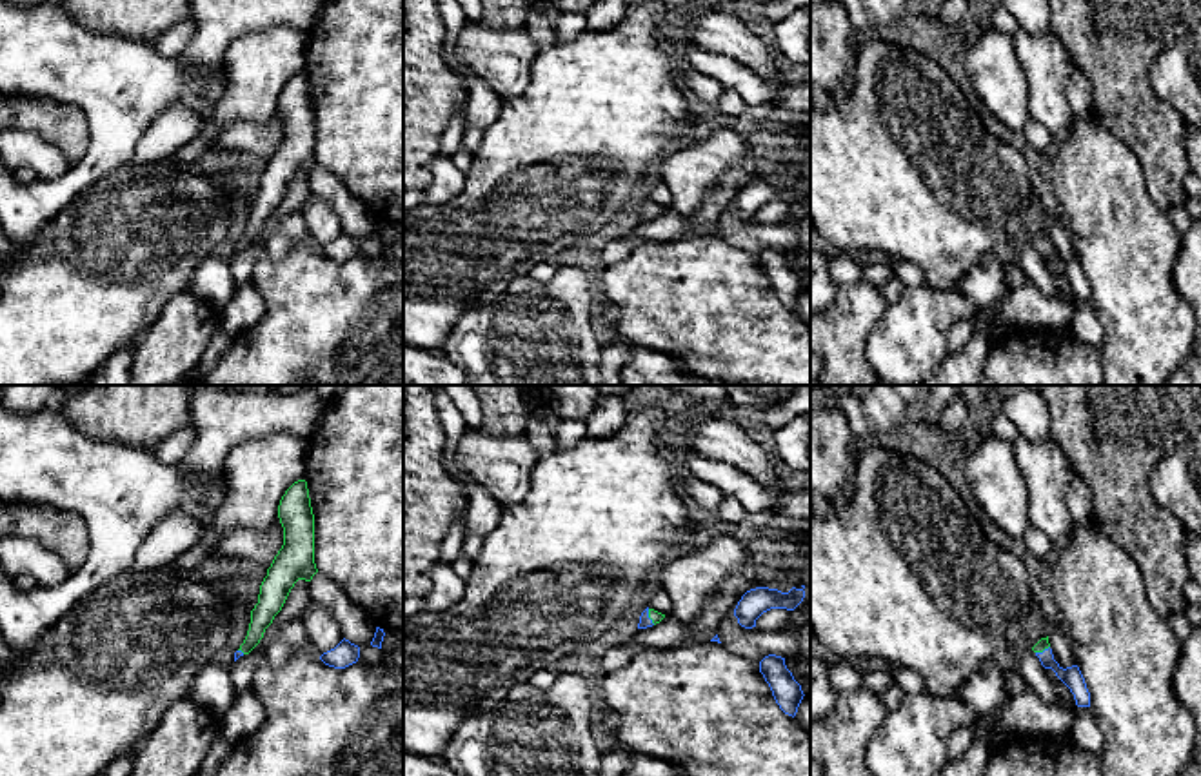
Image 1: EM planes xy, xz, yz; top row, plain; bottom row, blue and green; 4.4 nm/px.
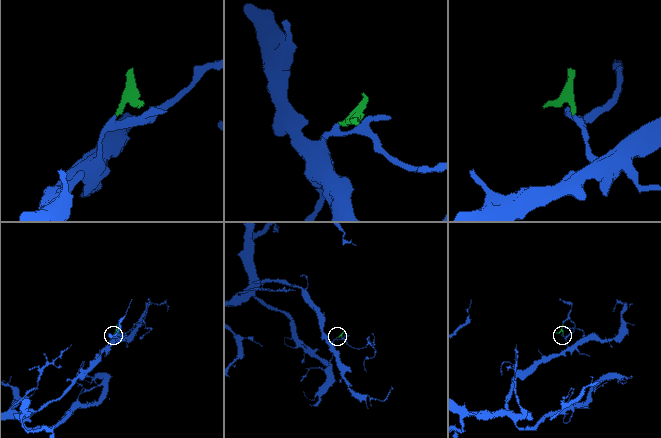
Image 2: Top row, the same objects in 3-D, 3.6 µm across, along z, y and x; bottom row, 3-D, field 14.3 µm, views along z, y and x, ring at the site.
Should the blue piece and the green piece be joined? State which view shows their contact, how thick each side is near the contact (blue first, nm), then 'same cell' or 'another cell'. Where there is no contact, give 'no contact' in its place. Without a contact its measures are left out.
xz | 50/50 nm | same cell

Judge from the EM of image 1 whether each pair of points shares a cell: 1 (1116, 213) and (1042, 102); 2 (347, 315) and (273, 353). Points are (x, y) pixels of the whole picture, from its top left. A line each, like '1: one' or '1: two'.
1: two
2: one

